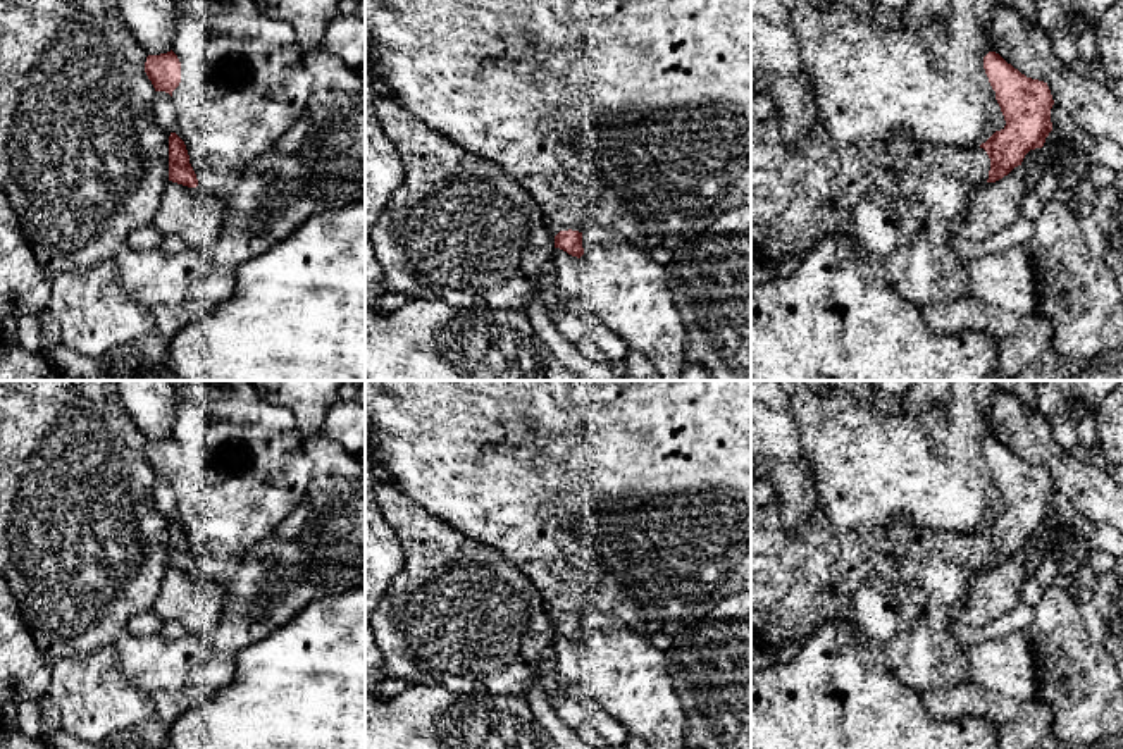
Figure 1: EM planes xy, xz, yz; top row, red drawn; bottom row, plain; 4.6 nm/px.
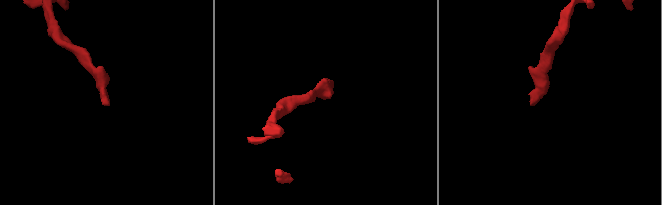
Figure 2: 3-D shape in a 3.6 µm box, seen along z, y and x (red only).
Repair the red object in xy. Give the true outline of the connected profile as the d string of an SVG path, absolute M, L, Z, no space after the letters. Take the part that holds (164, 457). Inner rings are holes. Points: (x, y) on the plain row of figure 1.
M172 436L160 441L148 441L145 458L155 477L165 477L171 482L181 468L181 448Z

